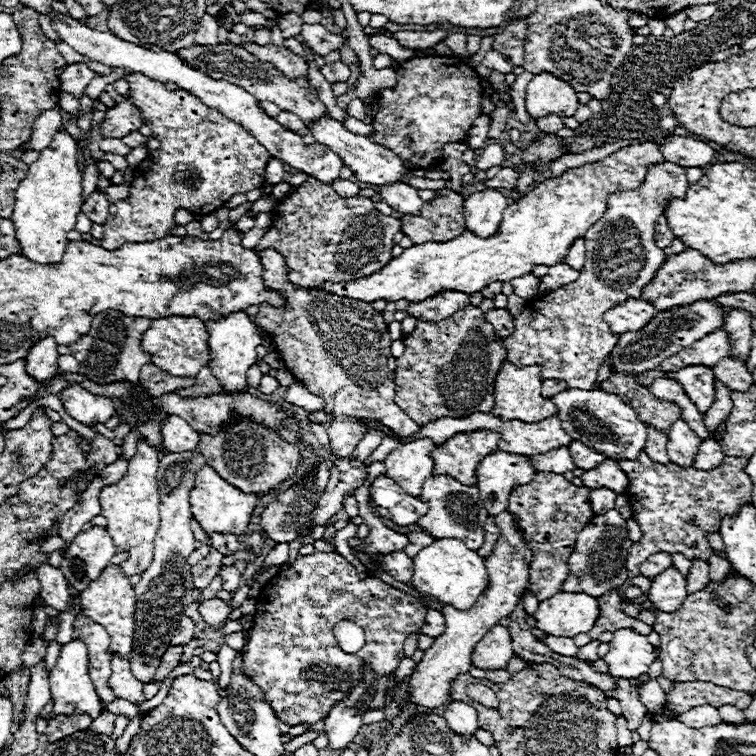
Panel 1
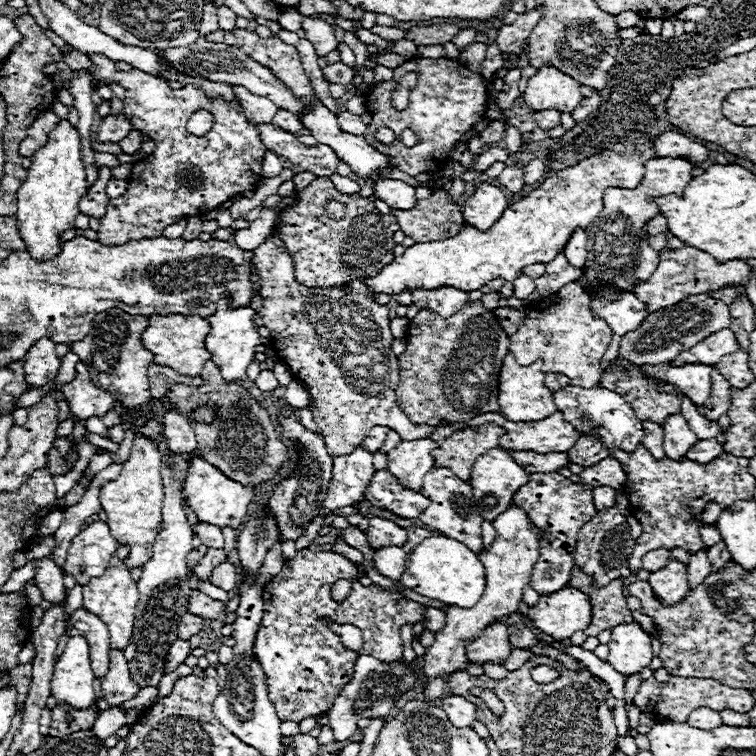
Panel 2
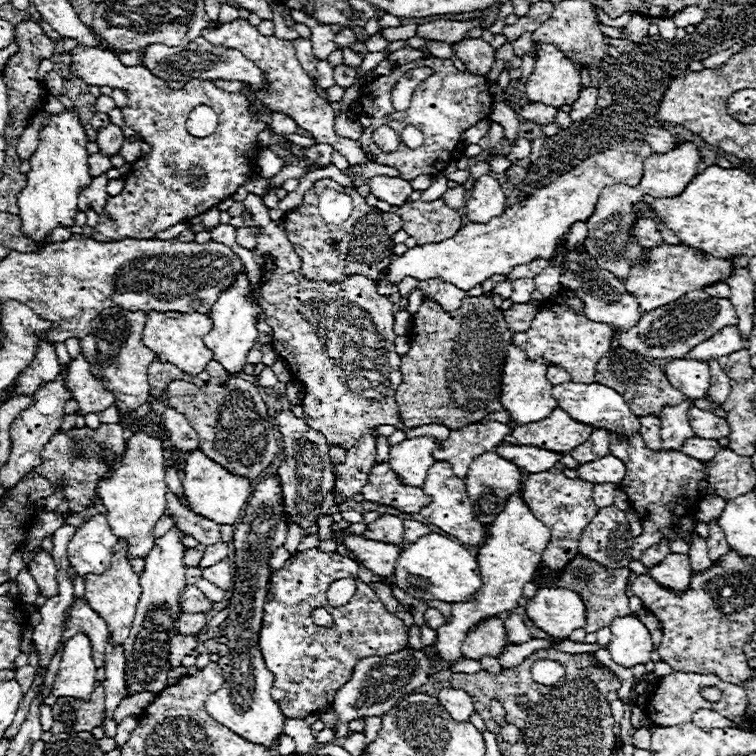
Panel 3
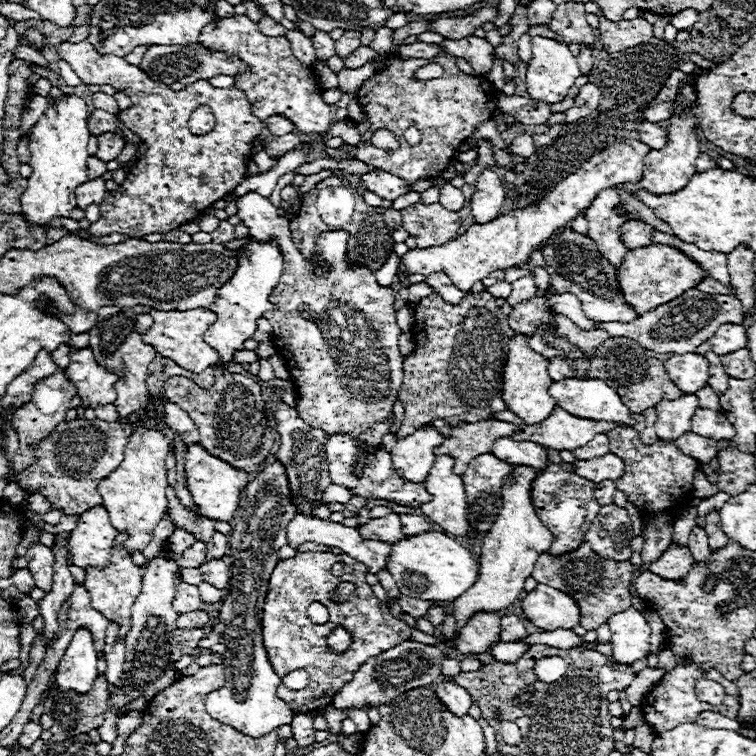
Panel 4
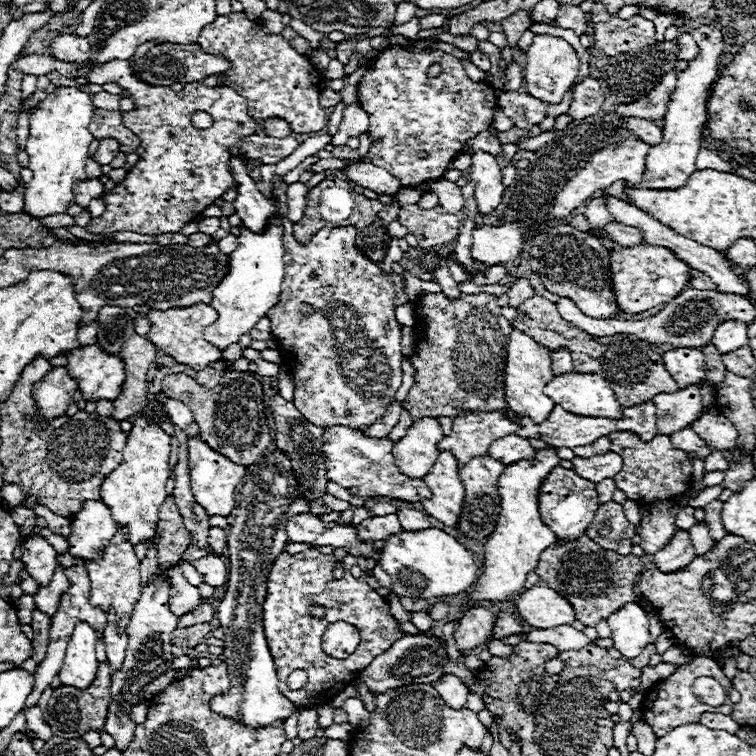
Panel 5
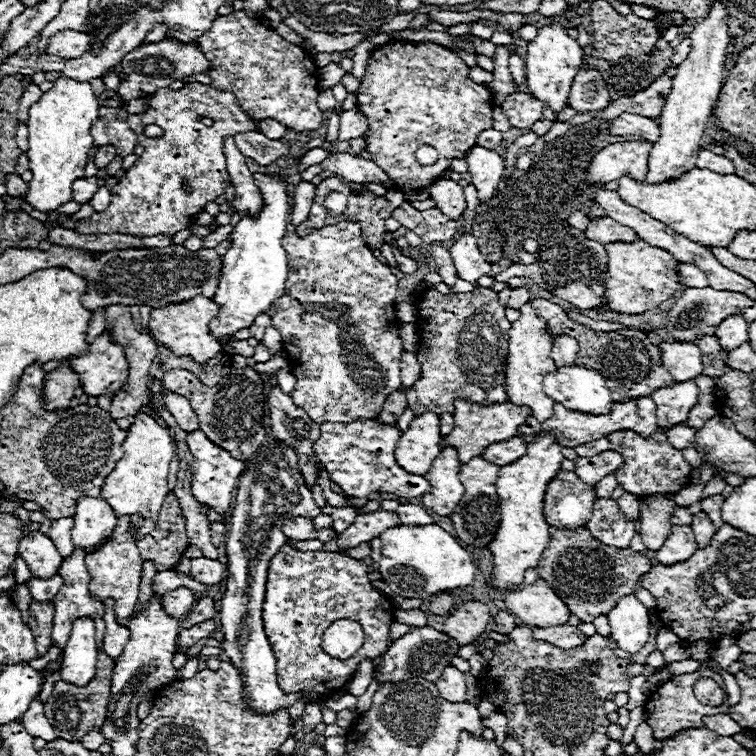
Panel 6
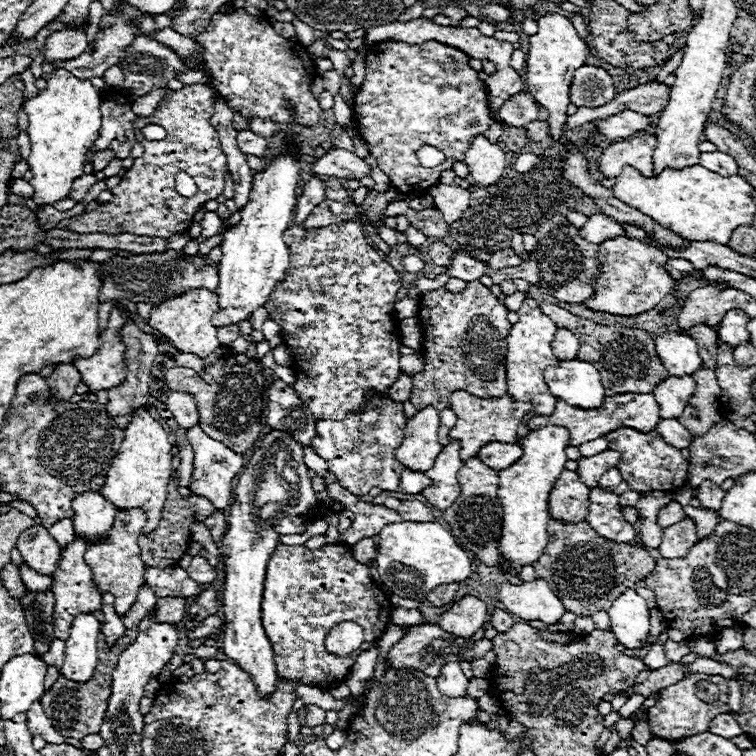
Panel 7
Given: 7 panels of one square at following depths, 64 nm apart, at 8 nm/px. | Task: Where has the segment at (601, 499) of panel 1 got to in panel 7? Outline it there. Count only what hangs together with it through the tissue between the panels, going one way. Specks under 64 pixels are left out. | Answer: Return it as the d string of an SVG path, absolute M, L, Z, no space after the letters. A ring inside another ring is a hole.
M612 468L610 472L606 472L606 474L602 476L602 480L598 482L598 488L612 492L612 490L614 490L614 488L616 488L620 482L622 482L622 476L620 476L620 472L618 472L616 468Z

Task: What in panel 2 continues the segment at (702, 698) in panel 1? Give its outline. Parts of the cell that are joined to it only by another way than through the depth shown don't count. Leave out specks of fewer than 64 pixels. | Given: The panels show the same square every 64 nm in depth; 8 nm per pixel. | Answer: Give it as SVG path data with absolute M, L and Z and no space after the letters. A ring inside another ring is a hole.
M670 676L670 680L666 684L662 684L662 694L660 700L654 708L654 716L658 720L678 720L678 722L686 722L686 716L698 708L698 704L706 704L710 708L718 708L720 710L736 710L736 712L748 712L755 704L755 700L748 690L740 688L730 688L724 684L718 684L716 680L710 678L674 678Z

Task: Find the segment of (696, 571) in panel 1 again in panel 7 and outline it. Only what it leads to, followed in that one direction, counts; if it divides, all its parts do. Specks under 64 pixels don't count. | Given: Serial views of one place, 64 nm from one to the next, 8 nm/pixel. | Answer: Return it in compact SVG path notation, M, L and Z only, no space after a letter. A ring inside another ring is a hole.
M686 504L686 506L684 506L684 512L694 520L698 540L708 538L708 536L714 532L716 524L720 522L720 518L718 518L712 510L706 510L706 508L692 508L692 506Z

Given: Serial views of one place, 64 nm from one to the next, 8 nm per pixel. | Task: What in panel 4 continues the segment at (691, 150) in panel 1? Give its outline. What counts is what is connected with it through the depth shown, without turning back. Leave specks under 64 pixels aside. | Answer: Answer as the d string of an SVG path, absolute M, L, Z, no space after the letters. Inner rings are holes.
M640 122L638 132L640 132L640 140L648 144L652 150L662 150L668 142L668 132L652 122Z

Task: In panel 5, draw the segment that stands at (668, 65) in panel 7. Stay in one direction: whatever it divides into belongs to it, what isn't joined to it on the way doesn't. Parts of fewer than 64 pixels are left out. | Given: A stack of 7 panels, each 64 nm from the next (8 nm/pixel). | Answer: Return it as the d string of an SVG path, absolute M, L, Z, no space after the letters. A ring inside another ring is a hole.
M683 34L678 38L679 52L676 56L677 60L690 61L696 58L699 48L691 34Z

